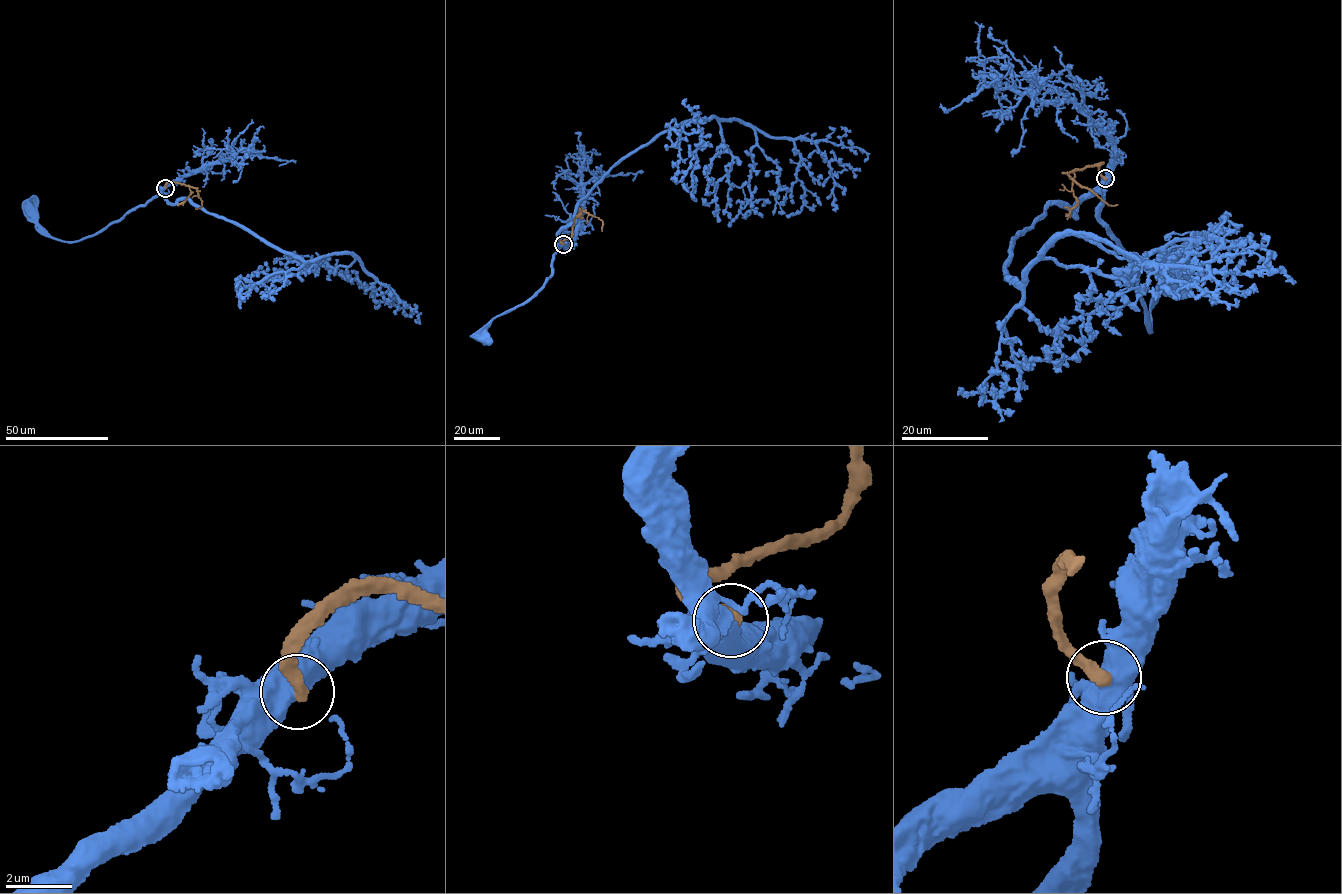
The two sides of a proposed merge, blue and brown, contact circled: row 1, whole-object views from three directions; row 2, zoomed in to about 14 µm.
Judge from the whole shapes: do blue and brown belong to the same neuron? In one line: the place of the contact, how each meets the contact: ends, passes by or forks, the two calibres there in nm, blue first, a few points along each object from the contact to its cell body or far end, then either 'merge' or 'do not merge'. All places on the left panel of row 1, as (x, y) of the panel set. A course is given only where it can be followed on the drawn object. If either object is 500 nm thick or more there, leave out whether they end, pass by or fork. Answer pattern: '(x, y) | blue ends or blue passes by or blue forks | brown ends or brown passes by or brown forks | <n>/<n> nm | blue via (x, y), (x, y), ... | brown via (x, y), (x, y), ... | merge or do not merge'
(165, 188) | 800/400 nm | blue via (165, 187), (111, 224), (75, 241), (57, 240), (50, 235), (30, 211) | brown via (165, 187), (170, 181), (195, 188), (202, 201), (200, 207), (196, 208) | do not merge

